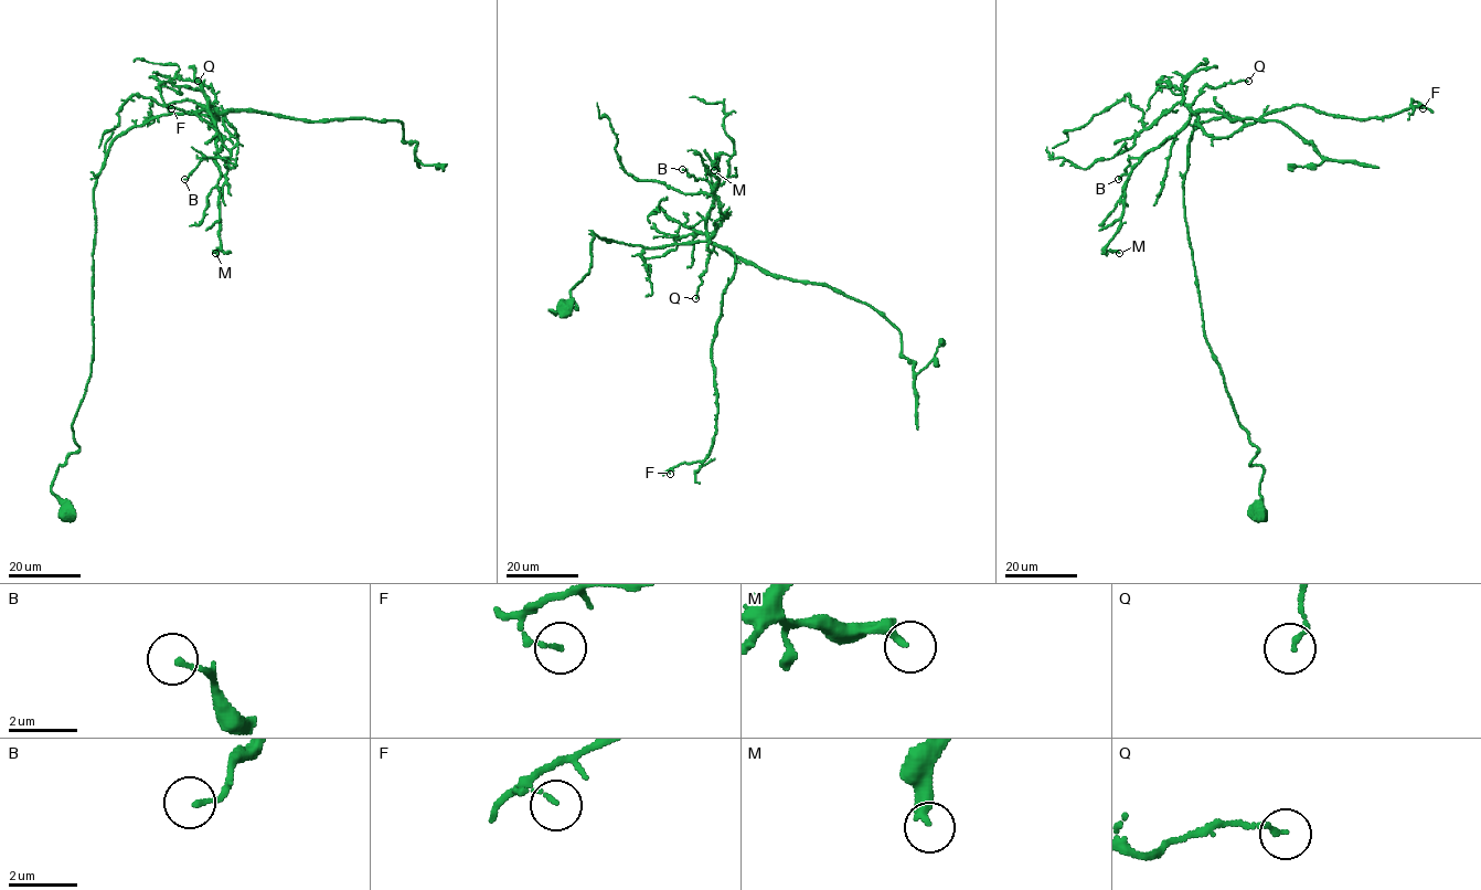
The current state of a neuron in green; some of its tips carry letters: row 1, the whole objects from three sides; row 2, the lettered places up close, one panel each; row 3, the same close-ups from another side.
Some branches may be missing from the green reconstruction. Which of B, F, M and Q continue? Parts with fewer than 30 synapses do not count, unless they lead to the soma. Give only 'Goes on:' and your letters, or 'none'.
Goes on: none

